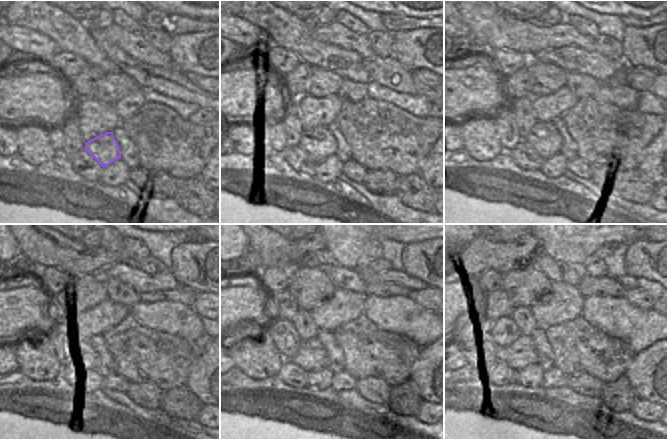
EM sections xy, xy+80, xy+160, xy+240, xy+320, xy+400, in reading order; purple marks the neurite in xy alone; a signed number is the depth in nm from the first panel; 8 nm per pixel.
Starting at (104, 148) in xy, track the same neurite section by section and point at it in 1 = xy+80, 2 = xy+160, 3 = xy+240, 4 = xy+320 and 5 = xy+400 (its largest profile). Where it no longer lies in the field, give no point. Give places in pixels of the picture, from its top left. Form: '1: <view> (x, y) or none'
1: xy+80 (319, 143)
2: xy+160 (544, 137)
3: xy+240 (88, 358)
4: xy+320 (311, 356)
5: xy+400 (521, 353)

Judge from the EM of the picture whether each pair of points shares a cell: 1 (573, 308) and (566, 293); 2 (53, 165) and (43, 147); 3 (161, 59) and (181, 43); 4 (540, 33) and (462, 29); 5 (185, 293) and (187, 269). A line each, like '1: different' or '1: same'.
1: same
2: different
3: different
4: different
5: different

